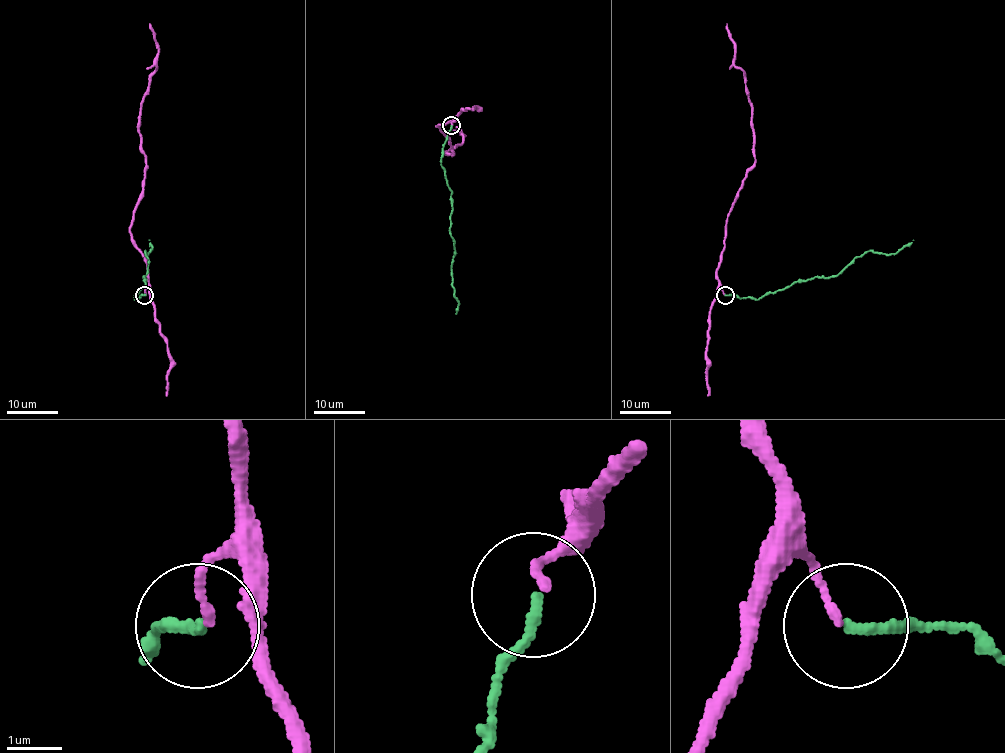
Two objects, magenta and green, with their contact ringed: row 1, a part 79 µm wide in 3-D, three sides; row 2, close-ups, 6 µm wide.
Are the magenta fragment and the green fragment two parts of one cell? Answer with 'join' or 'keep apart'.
join

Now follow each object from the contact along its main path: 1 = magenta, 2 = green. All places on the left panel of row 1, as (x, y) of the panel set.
1: (145, 295), (148, 268), (130, 225), (145, 162), (140, 104), (157, 64), (158, 44), (149, 23)
2: (144, 295), (134, 296), (145, 285), (149, 240)

